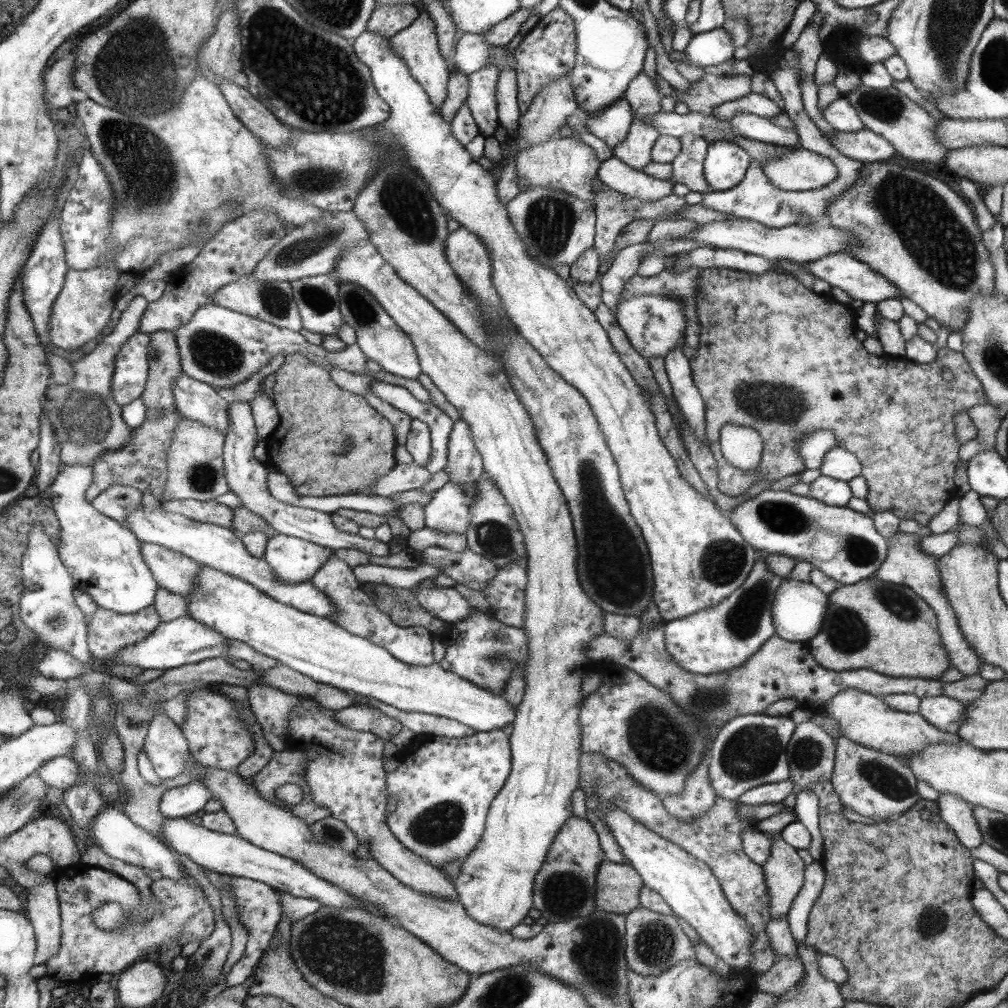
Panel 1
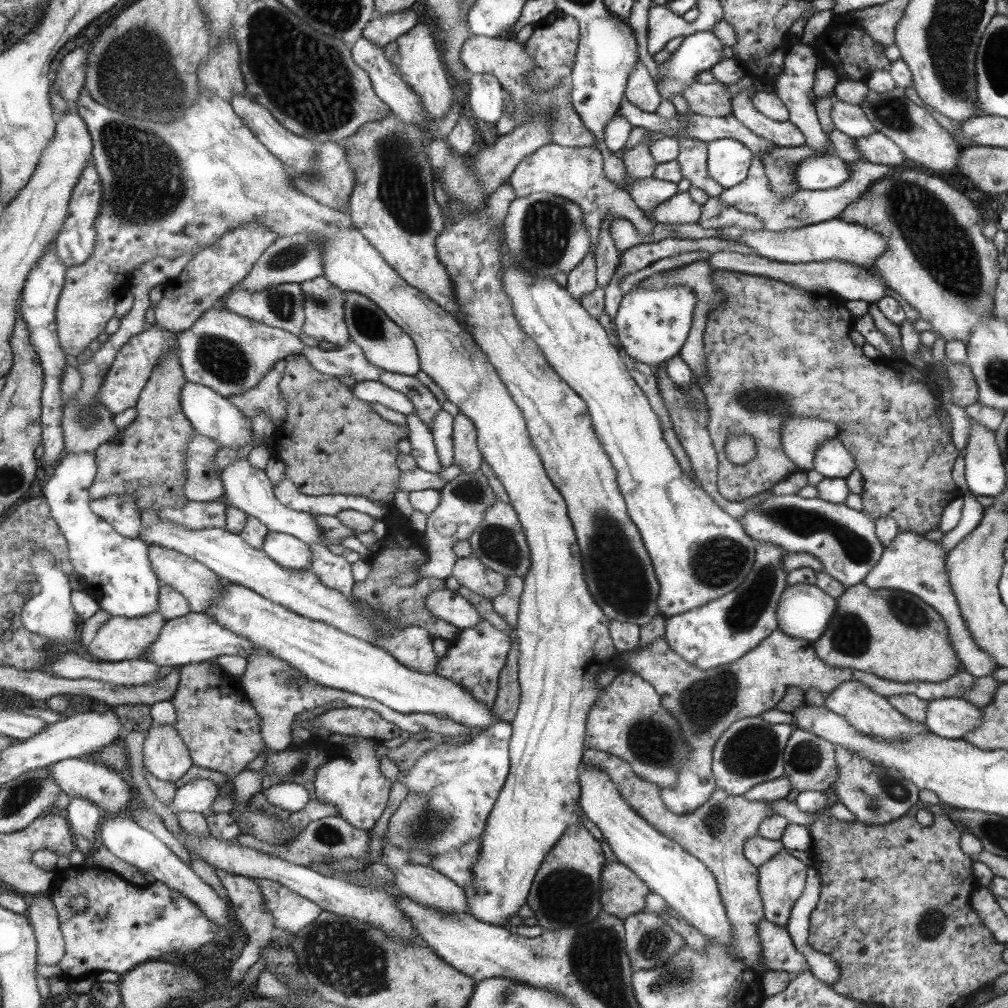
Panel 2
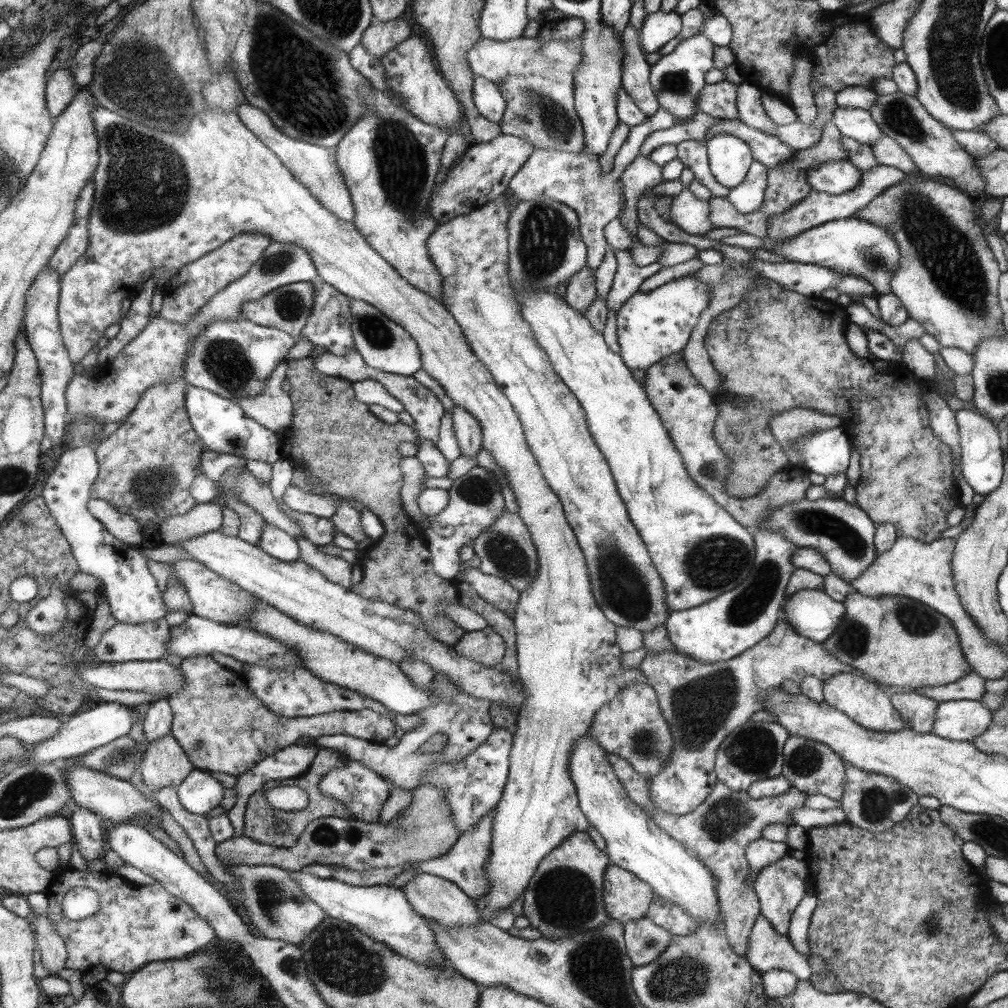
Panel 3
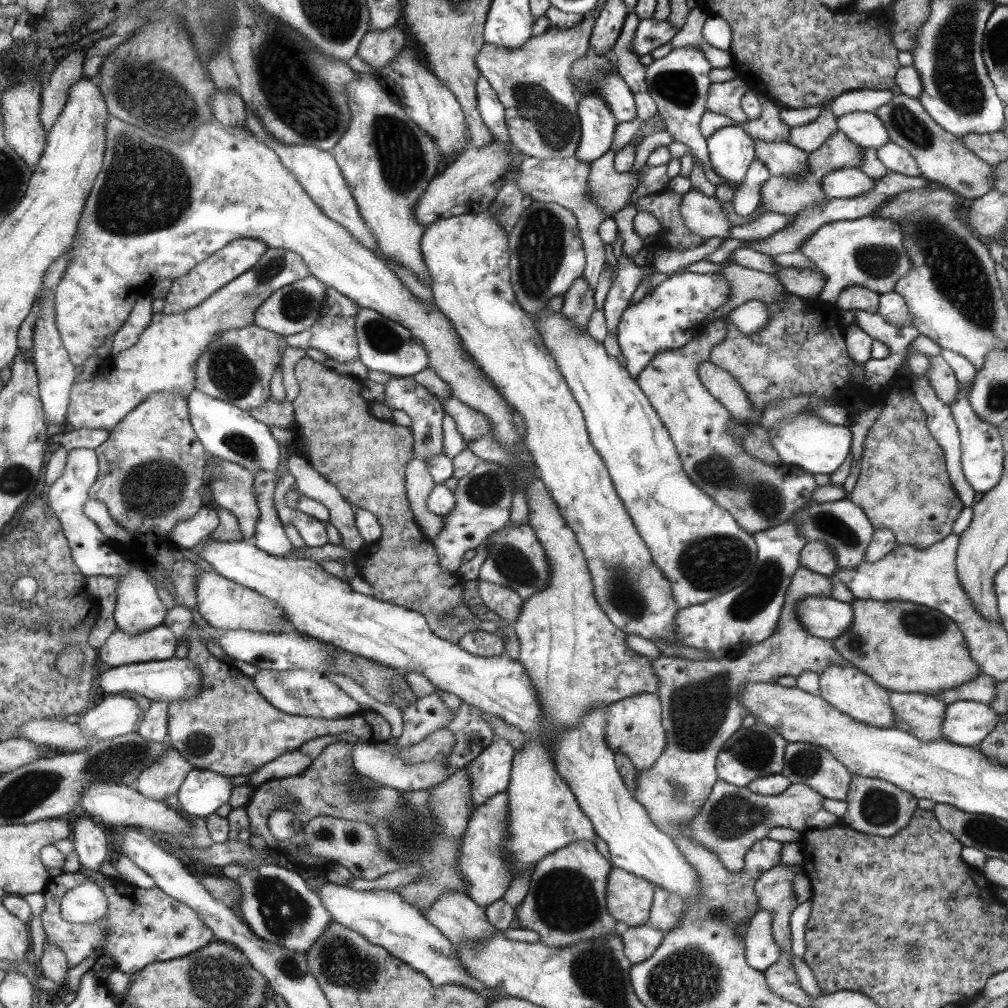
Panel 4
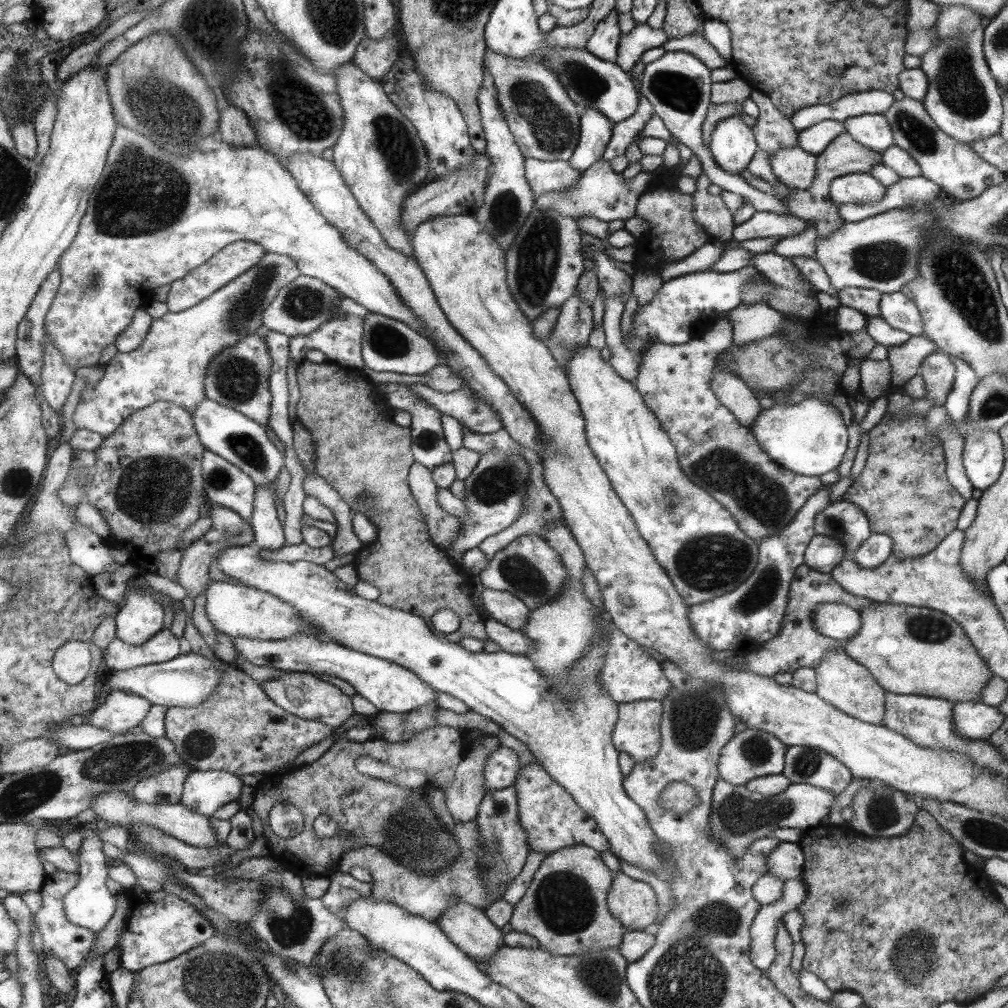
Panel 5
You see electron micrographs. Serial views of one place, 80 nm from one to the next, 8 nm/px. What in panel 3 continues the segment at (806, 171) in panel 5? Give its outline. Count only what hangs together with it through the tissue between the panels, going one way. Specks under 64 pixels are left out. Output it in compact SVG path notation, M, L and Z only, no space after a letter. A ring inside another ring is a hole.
M725 119L723 125L720 125L718 129L732 132L733 136L744 140L752 149L753 158L767 169L784 164L794 155L794 148L787 146L787 143L780 141L775 135L763 134L763 132L741 123L738 119Z

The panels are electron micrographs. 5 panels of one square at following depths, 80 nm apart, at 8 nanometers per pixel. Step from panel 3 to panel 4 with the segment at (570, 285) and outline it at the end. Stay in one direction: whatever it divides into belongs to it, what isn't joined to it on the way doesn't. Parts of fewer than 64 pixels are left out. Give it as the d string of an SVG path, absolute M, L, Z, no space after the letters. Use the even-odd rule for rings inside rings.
M582 276L576 278L562 298L561 313L565 314L565 318L569 318L569 324L573 324L573 327L585 330L589 315L595 309L593 292L589 290Z

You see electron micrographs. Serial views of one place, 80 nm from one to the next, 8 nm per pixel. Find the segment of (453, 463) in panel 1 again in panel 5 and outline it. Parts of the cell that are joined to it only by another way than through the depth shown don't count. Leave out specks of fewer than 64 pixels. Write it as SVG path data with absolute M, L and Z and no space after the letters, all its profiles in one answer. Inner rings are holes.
M421 384L409 385L416 394L441 415L449 415L459 421L462 427L479 434L491 434L502 428L498 414L487 404L476 401L467 390L439 393Z

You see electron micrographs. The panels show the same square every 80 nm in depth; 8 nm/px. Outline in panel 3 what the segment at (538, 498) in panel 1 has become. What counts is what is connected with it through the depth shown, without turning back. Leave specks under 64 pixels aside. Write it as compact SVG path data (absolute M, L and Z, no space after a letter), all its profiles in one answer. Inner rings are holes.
M99 103L93 120L100 136L101 162L94 178L96 197L88 218L90 247L71 270L62 275L60 292L61 334L74 363L81 362L89 352L98 349L99 340L111 324L123 321L123 299L131 301L144 275L147 277L149 272L160 268L179 271L238 234L264 234L271 242L288 242L303 248L315 265L318 280L332 285L349 300L363 301L380 310L388 320L396 322L409 334L420 350L421 370L443 386L455 405L462 406L477 420L482 428L481 446L493 456L514 492L519 508L517 514L529 528L538 554L538 574L520 594L512 618L516 634L516 676L517 682L524 688L521 691L525 693L525 700L517 713L517 727L512 736L508 783L491 819L491 847L484 866L491 891L474 900L481 922L488 923L500 908L509 907L511 901L522 894L535 867L545 855L574 832L586 832L588 820L577 806L576 786L568 775L570 748L578 736L589 730L596 712L620 694L620 690L624 690L630 682L646 683L644 674L637 667L621 667L622 650L616 640L617 626L604 615L591 594L584 554L564 516L560 499L549 488L536 458L529 453L523 425L516 411L493 381L489 370L469 349L460 326L444 305L410 285L368 244L353 223L329 212L285 168L280 157L248 131L236 114L207 108L207 111L195 115L187 130L177 136L145 128Z

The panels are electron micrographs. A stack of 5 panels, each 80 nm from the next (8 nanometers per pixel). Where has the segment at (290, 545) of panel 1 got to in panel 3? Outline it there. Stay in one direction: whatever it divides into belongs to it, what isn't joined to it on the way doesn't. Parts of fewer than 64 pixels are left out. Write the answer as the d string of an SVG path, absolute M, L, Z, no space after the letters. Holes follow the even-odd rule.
M263 523L260 539L256 545L277 560L285 562L299 560L299 545L296 544L294 537L288 536L288 533L275 525Z

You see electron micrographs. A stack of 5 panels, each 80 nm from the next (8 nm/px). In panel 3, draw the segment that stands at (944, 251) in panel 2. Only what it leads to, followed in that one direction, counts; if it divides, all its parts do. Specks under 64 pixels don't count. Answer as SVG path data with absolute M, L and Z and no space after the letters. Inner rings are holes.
M914 174L909 180L886 188L853 217L868 220L894 234L901 255L900 266L892 272L890 293L903 304L908 319L921 324L924 333L933 336L940 347L955 347L971 356L983 339L1007 334L1001 323L1000 304L997 304L999 270L991 250L983 242L981 230L975 222L973 204L967 195Z

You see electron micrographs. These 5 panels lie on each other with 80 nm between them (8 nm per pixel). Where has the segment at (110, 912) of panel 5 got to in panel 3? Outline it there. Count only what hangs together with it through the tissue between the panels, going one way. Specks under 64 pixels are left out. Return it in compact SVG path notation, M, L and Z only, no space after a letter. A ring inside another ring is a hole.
M76 806L69 820L73 828L74 842L85 861L99 861L105 856L104 820L91 810ZM89 887L71 889L62 902L64 916L71 921L81 921L95 916L102 907L101 895Z

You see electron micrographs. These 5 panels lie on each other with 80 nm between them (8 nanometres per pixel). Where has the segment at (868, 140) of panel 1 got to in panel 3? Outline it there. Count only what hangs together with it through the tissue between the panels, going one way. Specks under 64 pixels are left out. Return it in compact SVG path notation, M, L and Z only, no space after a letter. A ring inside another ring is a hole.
M882 135L882 138L870 147L879 165L896 168L910 176L918 174L912 158L888 136Z

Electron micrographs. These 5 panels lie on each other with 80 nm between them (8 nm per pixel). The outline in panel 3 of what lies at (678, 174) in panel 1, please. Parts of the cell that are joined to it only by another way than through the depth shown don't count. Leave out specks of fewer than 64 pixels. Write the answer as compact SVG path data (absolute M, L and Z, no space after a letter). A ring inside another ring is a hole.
M681 140L675 145L677 159L683 166L692 170L693 179L697 179L701 185L707 187L712 196L726 198L730 188L717 183L708 167L705 142L695 140Z

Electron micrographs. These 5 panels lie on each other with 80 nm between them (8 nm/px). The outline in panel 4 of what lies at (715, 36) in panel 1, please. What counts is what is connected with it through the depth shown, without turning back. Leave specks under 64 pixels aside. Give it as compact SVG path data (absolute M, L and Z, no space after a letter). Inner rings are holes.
M694 46L673 48L663 58L653 59L645 67L645 79L649 95L656 102L656 115L660 116L664 124L663 129L671 135L672 140L681 142L689 148L692 156L702 164L702 171L707 182L716 186L727 185L735 190L741 182L728 183L713 170L709 160L707 140L701 136L699 130L701 117L707 111L708 88L711 86L709 70L711 68L698 48L694 48Z

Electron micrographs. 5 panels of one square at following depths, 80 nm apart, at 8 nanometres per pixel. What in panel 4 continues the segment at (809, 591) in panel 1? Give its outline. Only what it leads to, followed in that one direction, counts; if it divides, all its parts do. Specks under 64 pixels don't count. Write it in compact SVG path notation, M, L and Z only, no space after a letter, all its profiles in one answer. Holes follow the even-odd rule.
M808 596L796 605L796 615L813 636L833 640L850 627L853 609L850 603L837 601L831 596Z

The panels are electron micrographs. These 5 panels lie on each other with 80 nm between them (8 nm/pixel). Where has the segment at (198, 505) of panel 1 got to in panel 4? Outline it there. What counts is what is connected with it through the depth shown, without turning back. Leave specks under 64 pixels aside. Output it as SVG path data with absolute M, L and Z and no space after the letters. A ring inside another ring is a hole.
M211 507L201 508L189 520L177 523L170 532L172 543L180 548L191 549L205 541L216 530L219 516Z

